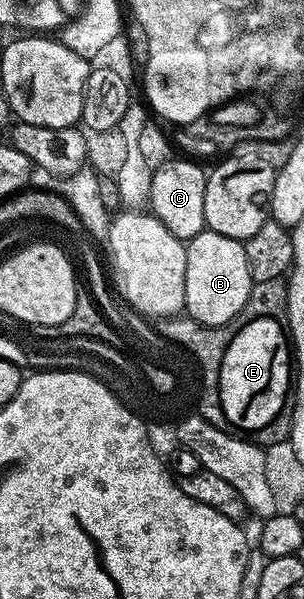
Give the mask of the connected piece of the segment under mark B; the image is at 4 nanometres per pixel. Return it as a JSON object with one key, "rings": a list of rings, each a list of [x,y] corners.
{"rings":[[[203,230],[186,243],[186,297],[184,306],[187,314],[198,320],[202,325],[226,325],[244,310],[246,301],[252,292],[250,277],[250,261],[246,261],[246,249],[239,239],[222,237],[222,233]]]}

